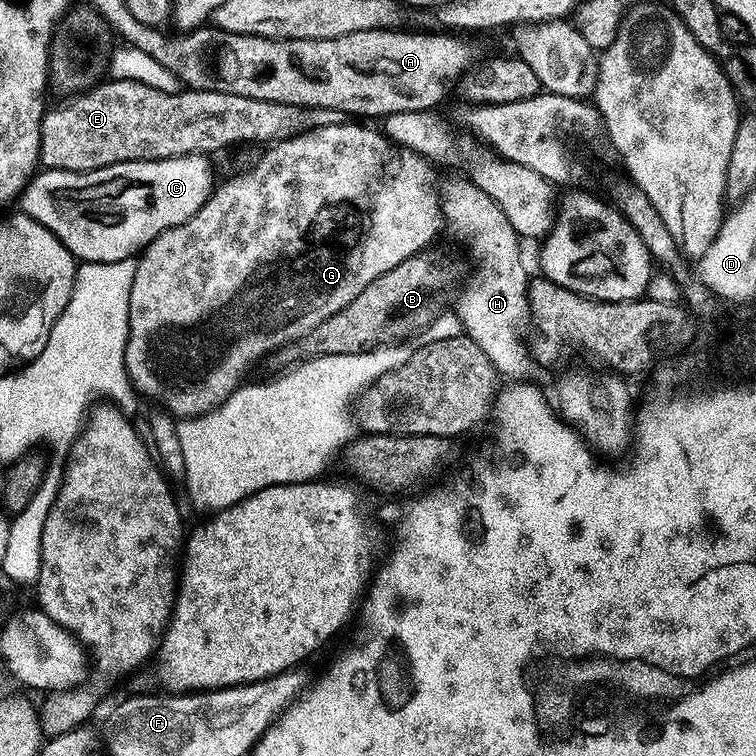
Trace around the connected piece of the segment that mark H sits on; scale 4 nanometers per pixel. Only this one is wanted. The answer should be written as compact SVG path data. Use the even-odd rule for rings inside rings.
M471 179L452 180L442 188L442 214L458 239L464 240L476 269L460 292L454 311L460 319L463 335L474 338L501 377L520 382L534 369L534 361L525 338L530 332L528 282L530 271L520 257L521 237L506 222L506 214L498 210L494 198L483 192Z

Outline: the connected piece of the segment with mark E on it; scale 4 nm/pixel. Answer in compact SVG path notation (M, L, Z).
M115 79L103 81L71 100L73 101L64 106L47 109L40 123L40 164L45 169L89 172L118 162L165 160L168 157L188 155L210 156L210 153L218 152L236 142L250 144L253 136L271 136L274 142L279 142L315 128L345 123L348 118L347 113L333 108L274 103L212 89L188 88L172 94L154 90L140 81Z

